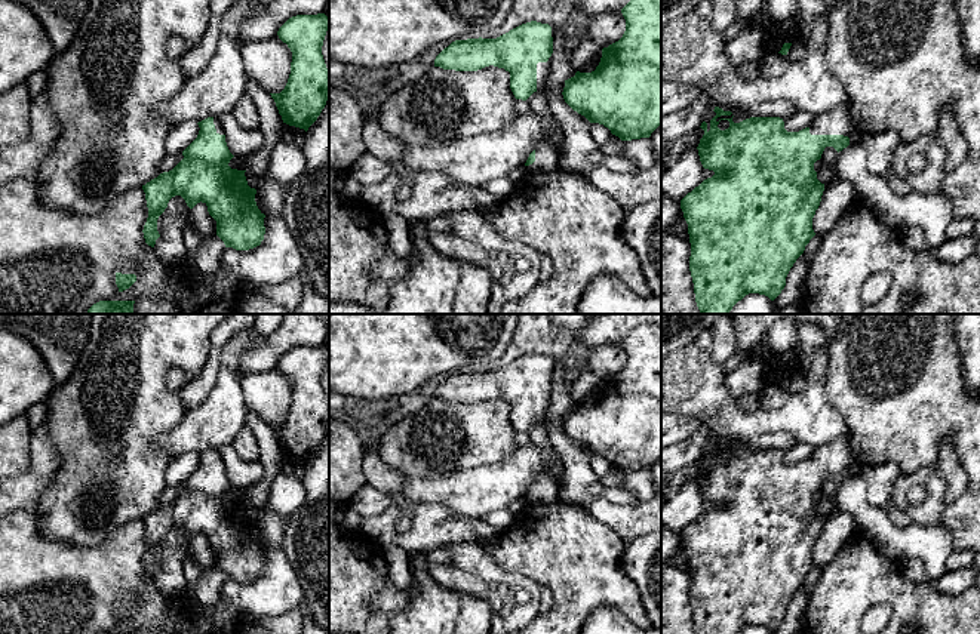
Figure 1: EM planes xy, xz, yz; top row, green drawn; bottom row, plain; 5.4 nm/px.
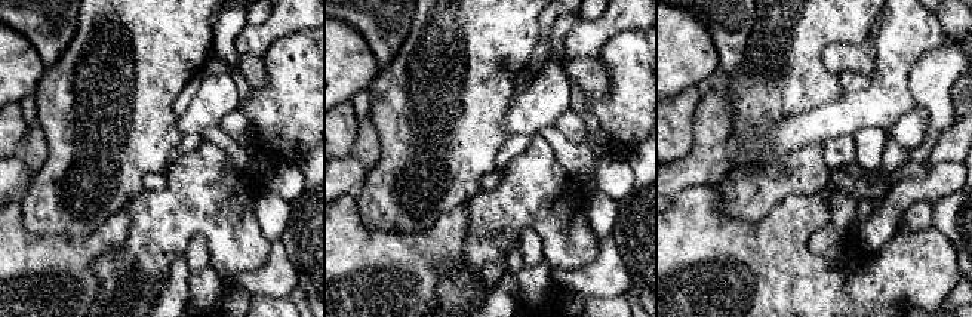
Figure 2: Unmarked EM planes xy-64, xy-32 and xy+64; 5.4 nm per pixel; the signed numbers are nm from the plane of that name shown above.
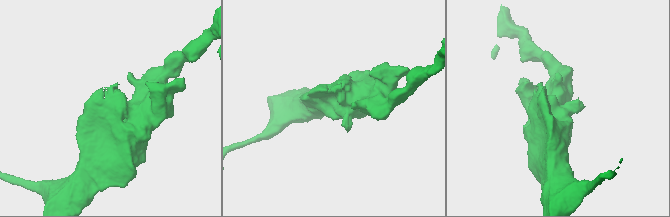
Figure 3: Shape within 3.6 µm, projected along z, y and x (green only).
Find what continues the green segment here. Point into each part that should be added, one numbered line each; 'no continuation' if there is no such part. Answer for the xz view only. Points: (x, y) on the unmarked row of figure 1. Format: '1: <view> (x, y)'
1: xz (543, 400)

